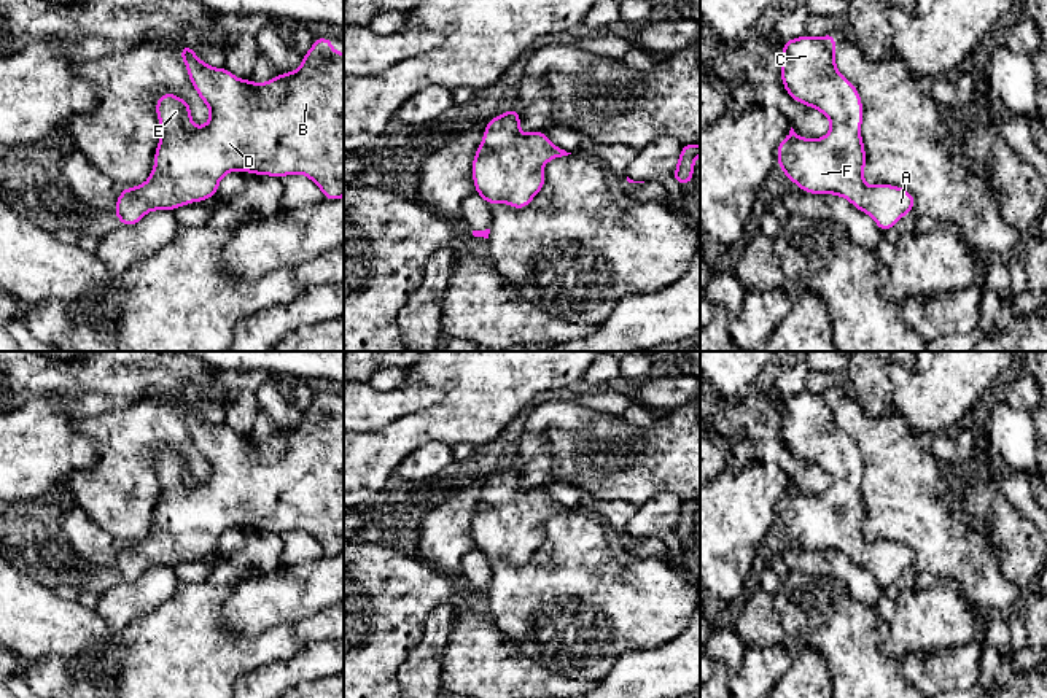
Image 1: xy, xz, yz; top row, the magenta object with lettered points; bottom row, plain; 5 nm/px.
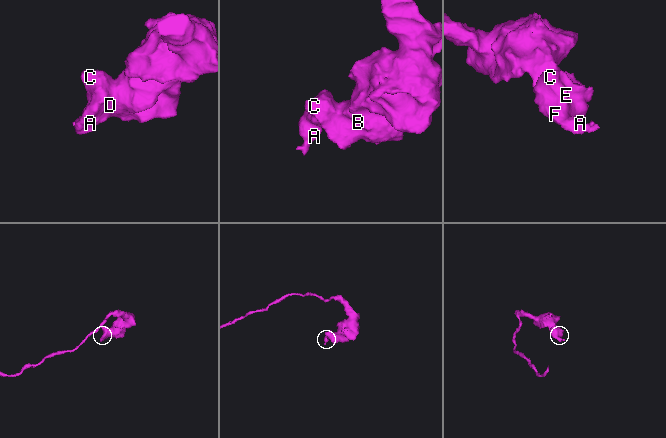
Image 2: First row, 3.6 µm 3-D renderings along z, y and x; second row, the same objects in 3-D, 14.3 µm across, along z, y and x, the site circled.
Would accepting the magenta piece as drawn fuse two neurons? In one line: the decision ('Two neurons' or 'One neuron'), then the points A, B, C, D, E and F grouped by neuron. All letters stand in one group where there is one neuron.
One neuron. Groups: A B C D E F

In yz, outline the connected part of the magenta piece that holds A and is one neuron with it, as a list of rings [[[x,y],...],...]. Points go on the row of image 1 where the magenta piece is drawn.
[[[835,35],[783,41],[781,79],[791,99],[816,108],[832,126],[823,138],[802,138],[791,127],[778,145],[778,167],[802,191],[835,194],[872,216],[882,232],[910,213],[913,196],[893,184],[864,183],[862,102],[835,67]]]

